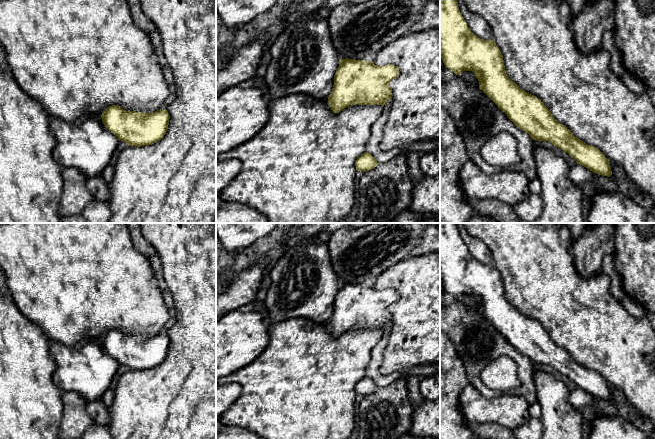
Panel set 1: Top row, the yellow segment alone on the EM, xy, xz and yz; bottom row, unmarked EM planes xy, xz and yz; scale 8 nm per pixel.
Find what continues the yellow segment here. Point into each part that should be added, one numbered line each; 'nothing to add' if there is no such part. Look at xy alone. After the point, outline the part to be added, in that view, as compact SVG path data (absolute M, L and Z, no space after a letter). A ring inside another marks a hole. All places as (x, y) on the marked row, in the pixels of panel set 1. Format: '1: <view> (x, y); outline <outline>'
nothing to add

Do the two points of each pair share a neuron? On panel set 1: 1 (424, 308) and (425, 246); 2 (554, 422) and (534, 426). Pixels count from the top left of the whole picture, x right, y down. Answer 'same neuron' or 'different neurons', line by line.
1: different neurons
2: different neurons

